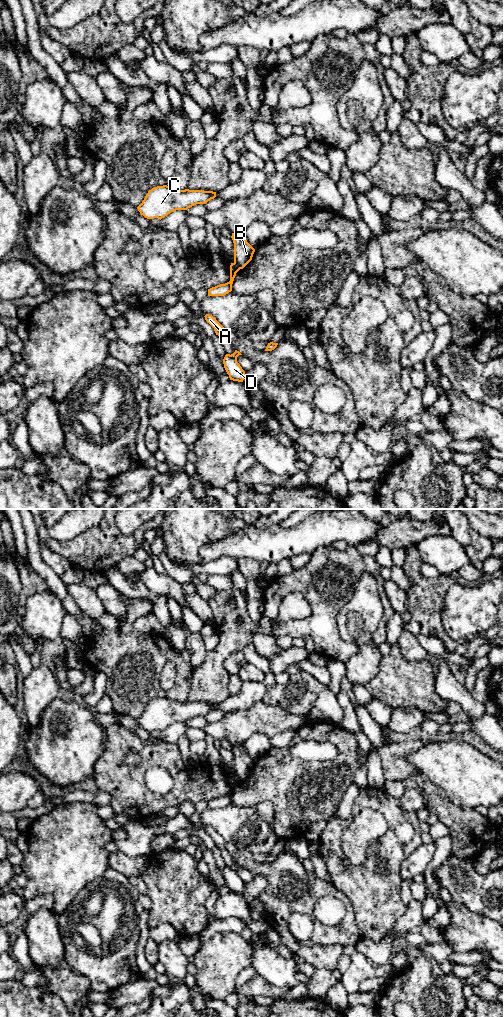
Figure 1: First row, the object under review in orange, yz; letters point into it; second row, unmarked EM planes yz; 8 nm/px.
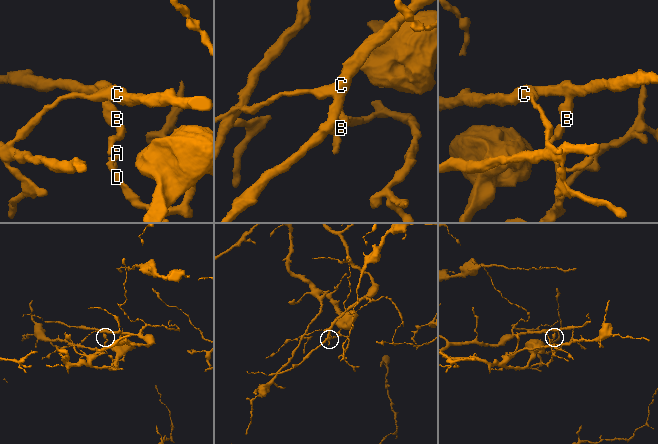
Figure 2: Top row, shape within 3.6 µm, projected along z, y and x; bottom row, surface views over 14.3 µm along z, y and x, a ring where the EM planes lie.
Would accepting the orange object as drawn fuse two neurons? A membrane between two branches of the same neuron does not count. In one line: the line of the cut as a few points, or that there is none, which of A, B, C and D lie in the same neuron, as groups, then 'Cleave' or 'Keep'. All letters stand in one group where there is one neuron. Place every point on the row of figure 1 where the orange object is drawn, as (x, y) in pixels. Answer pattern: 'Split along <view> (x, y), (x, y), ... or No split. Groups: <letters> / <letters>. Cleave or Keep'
Split along yz (234, 262), (240, 268). Groups: A D / B C. Cleave

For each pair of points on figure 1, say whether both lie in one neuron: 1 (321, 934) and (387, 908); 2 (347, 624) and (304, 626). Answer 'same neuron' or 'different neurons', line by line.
1: different neurons
2: different neurons

